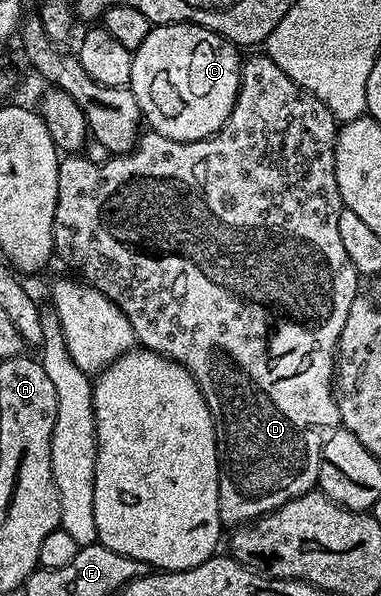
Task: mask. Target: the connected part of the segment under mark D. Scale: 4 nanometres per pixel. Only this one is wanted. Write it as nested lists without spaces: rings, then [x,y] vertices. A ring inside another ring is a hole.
[[[259,54],[259,56],[249,57],[248,60],[246,57],[242,61],[239,70],[239,93],[235,99],[235,105],[225,122],[225,126],[221,126],[221,130],[217,130],[217,134],[213,134],[209,138],[194,140],[193,142],[177,142],[176,140],[165,138],[159,132],[147,130],[147,133],[144,131],[138,137],[131,151],[124,152],[122,155],[112,155],[111,159],[106,160],[103,164],[89,162],[86,155],[83,154],[67,154],[59,162],[59,169],[57,170],[57,210],[53,214],[54,255],[56,257],[60,256],[69,267],[76,268],[80,272],[78,275],[86,283],[90,284],[92,288],[95,288],[101,294],[109,297],[123,311],[125,318],[129,318],[129,326],[133,326],[136,341],[142,347],[147,348],[151,352],[159,352],[163,356],[168,356],[169,359],[174,360],[182,368],[189,370],[189,374],[197,382],[197,386],[213,414],[213,422],[215,423],[219,466],[221,469],[219,474],[219,517],[225,526],[252,523],[258,520],[259,517],[269,514],[281,506],[285,506],[285,502],[312,491],[319,482],[319,467],[321,466],[323,444],[327,441],[327,437],[336,428],[340,427],[339,407],[335,401],[335,389],[333,387],[335,379],[335,345],[338,344],[341,338],[341,326],[345,326],[345,318],[349,318],[349,306],[353,306],[356,296],[360,295],[361,288],[359,288],[359,283],[361,283],[361,277],[353,266],[353,262],[349,262],[349,254],[345,254],[345,245],[341,243],[341,237],[337,231],[337,218],[344,207],[341,194],[337,190],[337,174],[335,173],[336,131],[337,121],[334,114],[325,106],[325,102],[321,102],[316,96],[309,94],[301,86],[297,86],[297,82],[293,82],[293,78],[289,78],[289,74],[285,74],[285,70],[281,70],[281,66],[277,66],[277,62],[273,62],[265,54]]]

